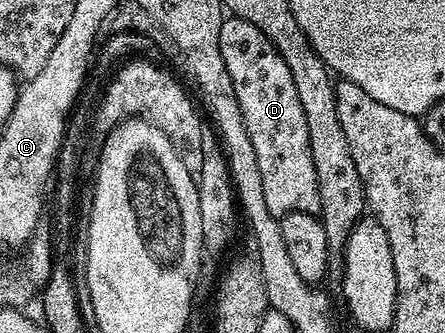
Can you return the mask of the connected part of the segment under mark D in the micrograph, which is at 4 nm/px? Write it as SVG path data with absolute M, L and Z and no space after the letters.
M234 18L224 19L221 26L221 58L225 58L225 70L229 70L245 120L247 143L261 172L265 206L280 218L294 212L318 213L317 170L309 150L309 126L305 126L305 110L301 110L301 98L297 98L297 86L293 86L285 58L257 26Z

